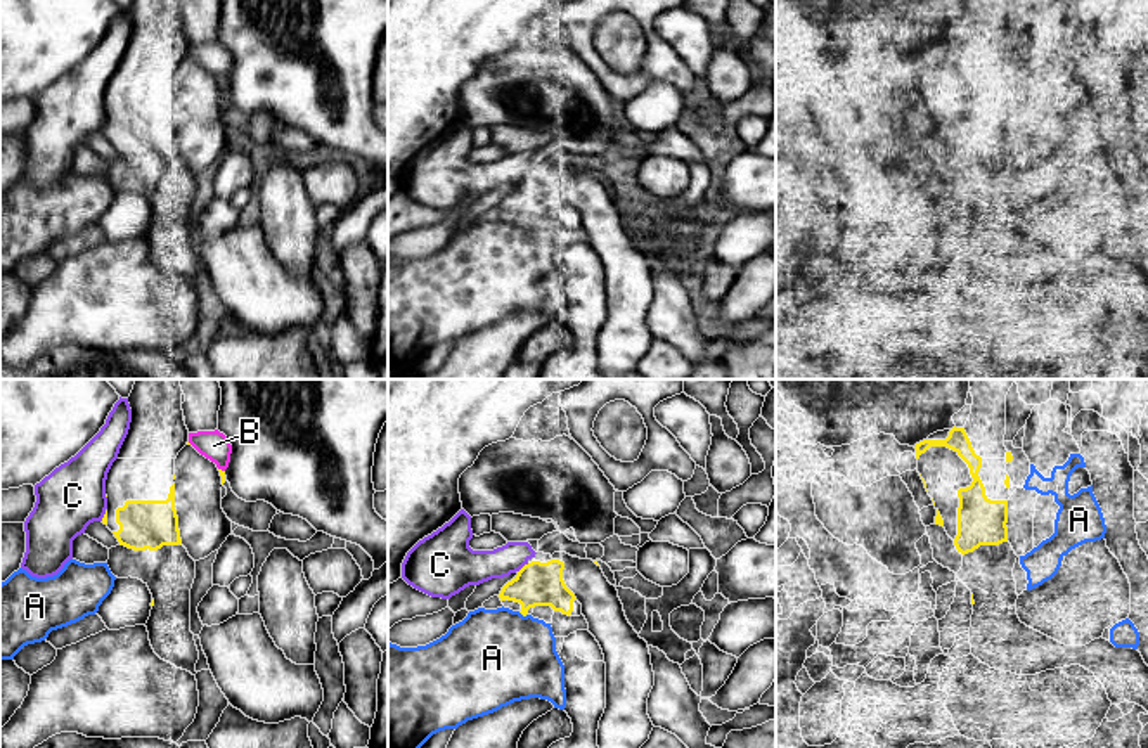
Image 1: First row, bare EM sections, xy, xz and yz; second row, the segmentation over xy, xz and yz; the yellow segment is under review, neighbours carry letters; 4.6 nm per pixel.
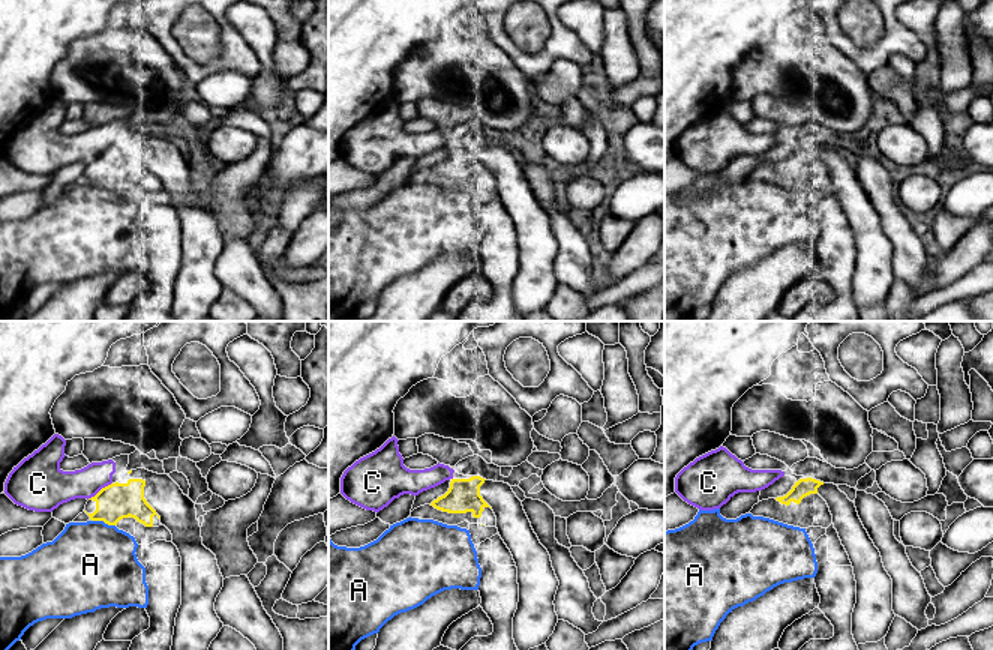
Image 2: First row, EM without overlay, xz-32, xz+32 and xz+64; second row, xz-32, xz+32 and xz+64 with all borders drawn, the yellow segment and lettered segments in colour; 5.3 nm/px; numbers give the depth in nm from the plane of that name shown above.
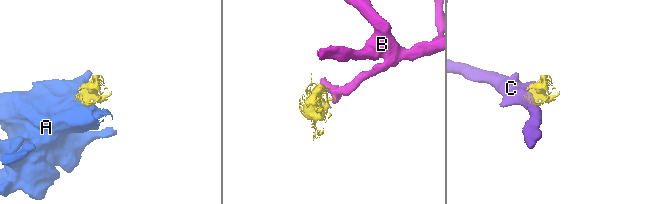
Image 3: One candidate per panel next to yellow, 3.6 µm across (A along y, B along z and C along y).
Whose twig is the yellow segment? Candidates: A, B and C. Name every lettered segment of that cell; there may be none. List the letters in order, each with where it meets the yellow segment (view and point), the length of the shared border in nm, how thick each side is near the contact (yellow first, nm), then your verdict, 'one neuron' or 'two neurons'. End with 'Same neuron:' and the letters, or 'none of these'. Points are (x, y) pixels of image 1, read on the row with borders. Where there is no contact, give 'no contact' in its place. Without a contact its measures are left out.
A: contact xz (523, 615); length 50 nm; calibres 200 and 460 nm; two neurons
B: contact xy (220, 470); length 40 nm; calibres 30 and 140 nm; two neurons
C: contact xz (523, 567); length 70 nm; calibres 200 and 160 nm; two neurons
Same neuron: none of these

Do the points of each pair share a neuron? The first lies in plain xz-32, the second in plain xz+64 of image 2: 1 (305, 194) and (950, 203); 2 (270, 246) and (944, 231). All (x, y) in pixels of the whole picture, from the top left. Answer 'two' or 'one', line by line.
1: one
2: one

